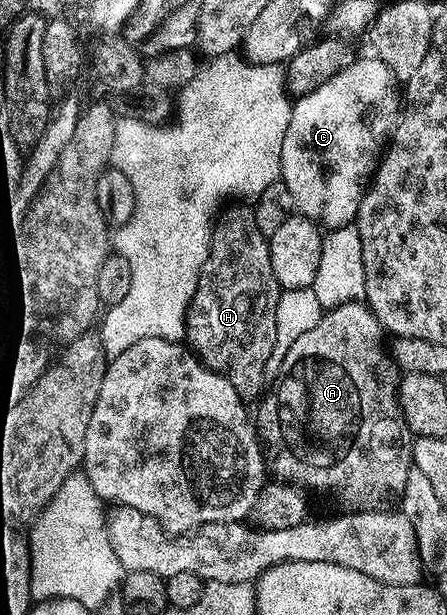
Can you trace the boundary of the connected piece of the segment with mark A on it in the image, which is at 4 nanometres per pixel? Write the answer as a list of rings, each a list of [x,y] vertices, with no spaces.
[[[359,301],[356,303],[345,303],[344,305],[340,305],[339,307],[331,307],[329,310],[323,314],[322,320],[319,321],[316,325],[312,325],[312,329],[308,329],[308,333],[300,333],[300,337],[296,337],[291,341],[291,343],[285,348],[284,351],[284,359],[285,366],[283,366],[276,382],[273,384],[272,389],[267,390],[264,398],[261,400],[260,406],[262,408],[258,411],[258,417],[256,413],[256,427],[260,432],[261,442],[264,444],[265,450],[268,452],[269,458],[272,460],[272,471],[274,471],[279,480],[283,483],[292,483],[295,487],[299,489],[305,489],[307,492],[310,491],[327,491],[328,494],[334,495],[334,499],[339,503],[341,510],[346,513],[353,513],[355,511],[381,511],[383,509],[390,509],[395,506],[401,500],[402,495],[405,493],[405,486],[408,485],[408,475],[409,469],[412,466],[412,460],[414,458],[414,440],[415,436],[412,434],[410,427],[404,421],[404,417],[402,416],[402,410],[400,409],[400,405],[398,404],[398,381],[400,378],[400,371],[398,367],[395,366],[395,360],[391,358],[389,354],[387,356],[384,352],[378,348],[378,338],[384,335],[383,328],[381,324],[378,322],[376,316],[374,316],[373,311],[370,310],[369,306],[365,302]]]

